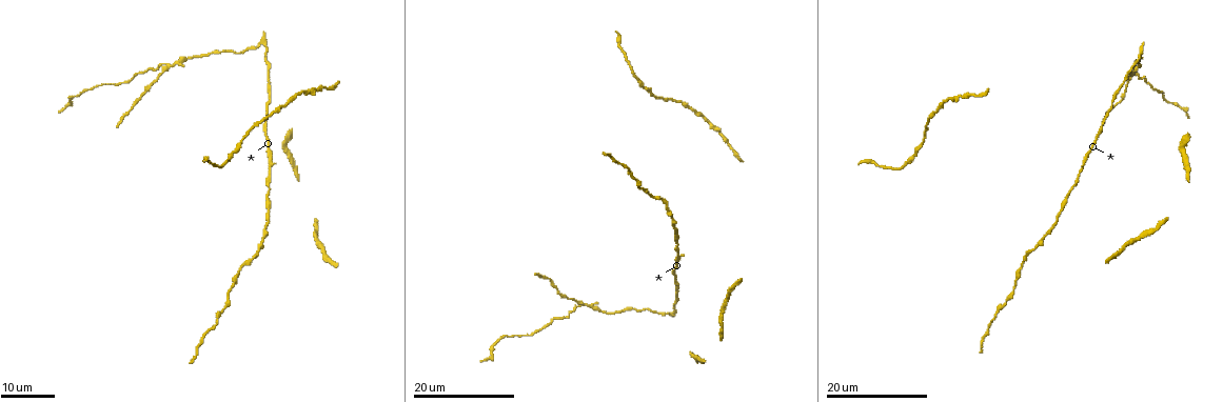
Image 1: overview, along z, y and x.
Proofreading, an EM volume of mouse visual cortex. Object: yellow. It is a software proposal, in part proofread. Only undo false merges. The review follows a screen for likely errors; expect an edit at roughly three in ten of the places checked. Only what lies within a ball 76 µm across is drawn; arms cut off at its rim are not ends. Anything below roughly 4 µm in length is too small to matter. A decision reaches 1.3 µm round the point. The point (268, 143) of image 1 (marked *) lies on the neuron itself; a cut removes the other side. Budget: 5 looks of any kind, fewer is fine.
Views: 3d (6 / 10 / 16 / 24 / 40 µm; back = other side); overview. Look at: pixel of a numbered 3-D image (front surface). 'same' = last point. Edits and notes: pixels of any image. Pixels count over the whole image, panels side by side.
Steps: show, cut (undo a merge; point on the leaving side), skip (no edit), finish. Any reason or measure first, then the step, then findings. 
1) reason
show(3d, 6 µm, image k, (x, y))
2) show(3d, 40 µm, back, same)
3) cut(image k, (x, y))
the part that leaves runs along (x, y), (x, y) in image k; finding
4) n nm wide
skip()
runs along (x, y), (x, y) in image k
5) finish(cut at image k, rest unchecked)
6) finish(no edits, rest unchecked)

show(3d, 16 µm, image 1, (271, 93))

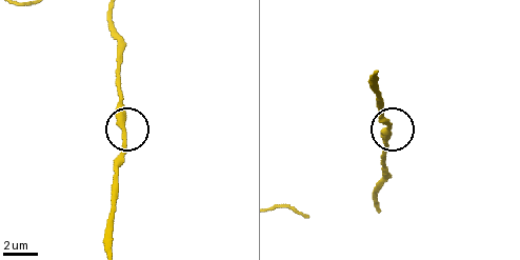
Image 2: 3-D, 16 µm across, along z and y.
show(3d, 6 µm, image 2, (121, 131))

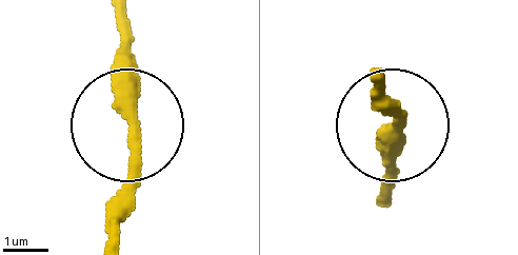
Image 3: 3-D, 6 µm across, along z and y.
from behind
show(3d, 6 µm, back, image 3, (130, 125))

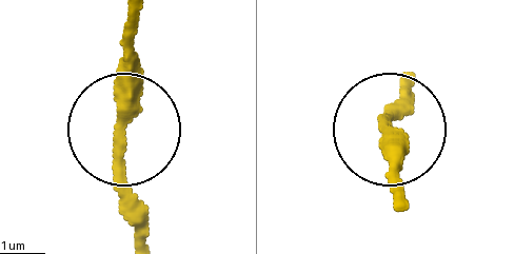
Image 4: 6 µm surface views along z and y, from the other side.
310 nm wide
skip()
runs along (404, 79), (393, 174) in image 4; continuous, no second neuron

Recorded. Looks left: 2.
calibre changes
show(3d, 16 µm, image 1, (675, 303))

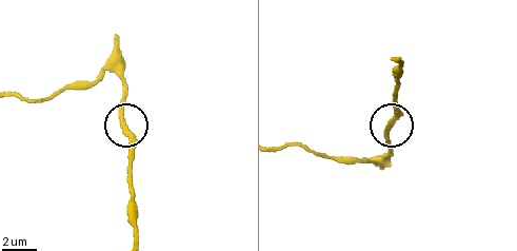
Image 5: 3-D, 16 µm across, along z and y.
show(3d, 6 µm, image 5, (124, 130))

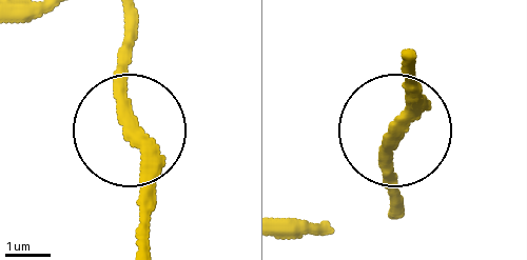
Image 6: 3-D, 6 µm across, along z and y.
skip()
one neuron here

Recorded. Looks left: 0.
finish(no edits, rest unchecked)

